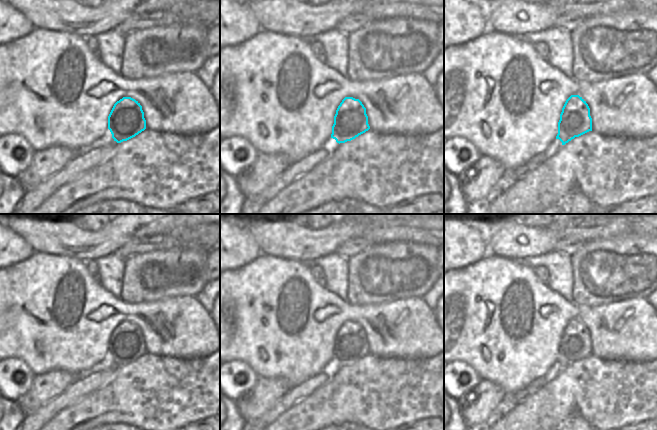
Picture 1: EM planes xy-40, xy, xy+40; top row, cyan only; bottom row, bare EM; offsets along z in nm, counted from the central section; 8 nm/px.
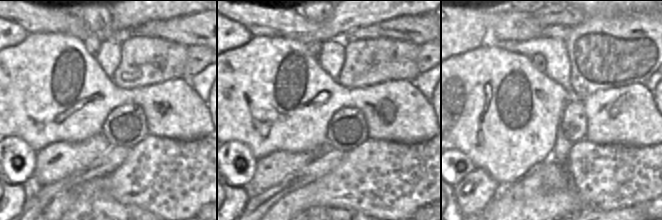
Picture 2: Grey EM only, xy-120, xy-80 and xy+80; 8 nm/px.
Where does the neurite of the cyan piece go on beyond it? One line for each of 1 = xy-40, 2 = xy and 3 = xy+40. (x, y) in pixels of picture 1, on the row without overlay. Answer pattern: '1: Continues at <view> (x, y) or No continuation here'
1: No continuation here
2: No continuation here
3: No continuation here.

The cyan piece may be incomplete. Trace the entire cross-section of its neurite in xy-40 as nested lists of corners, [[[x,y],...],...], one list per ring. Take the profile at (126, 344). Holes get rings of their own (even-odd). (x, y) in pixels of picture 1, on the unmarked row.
[[[131,321],[117,325],[109,340],[108,353],[117,367],[127,365],[146,353],[142,330]]]

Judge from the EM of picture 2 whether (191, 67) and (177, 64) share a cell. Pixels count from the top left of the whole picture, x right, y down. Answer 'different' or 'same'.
different

